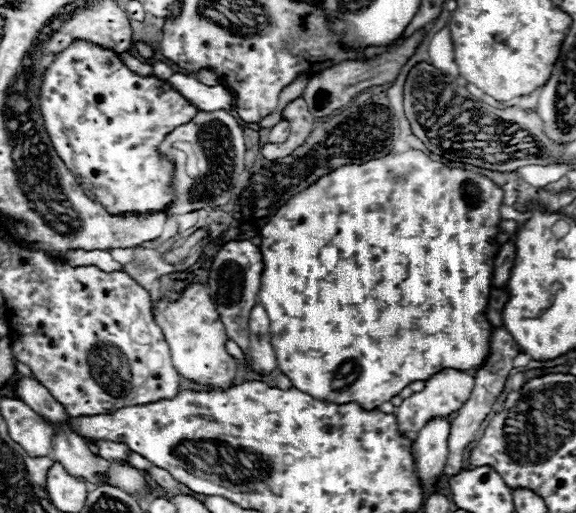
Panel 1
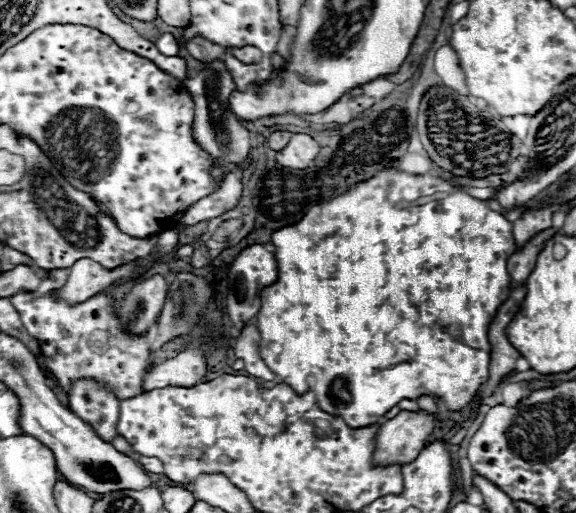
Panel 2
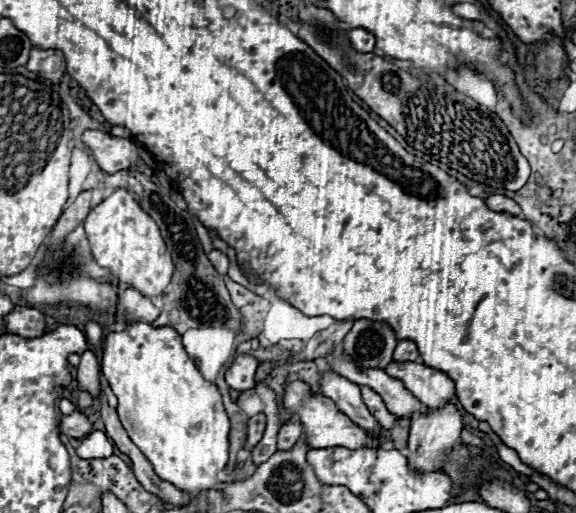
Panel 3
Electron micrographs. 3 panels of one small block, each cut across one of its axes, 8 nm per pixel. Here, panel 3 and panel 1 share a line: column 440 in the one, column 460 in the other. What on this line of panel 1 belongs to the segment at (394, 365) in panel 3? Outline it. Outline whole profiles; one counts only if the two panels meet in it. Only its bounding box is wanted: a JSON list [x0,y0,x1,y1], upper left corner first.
[396,370,474,434]

